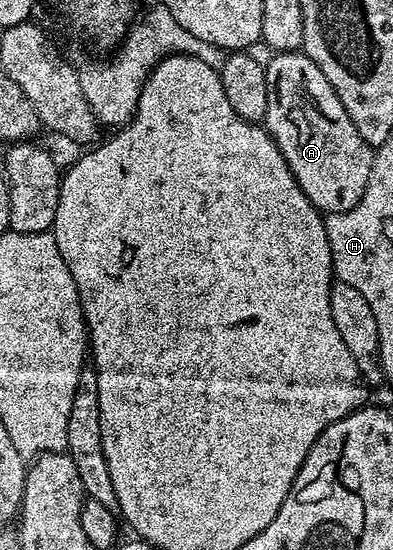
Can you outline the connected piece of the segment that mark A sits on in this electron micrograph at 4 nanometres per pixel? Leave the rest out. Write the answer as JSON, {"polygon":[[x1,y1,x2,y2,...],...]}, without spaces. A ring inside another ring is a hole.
{"polygon":[[278,52,266,66,268,112,264,129,280,148,296,184,323,215,352,208,368,188,374,150,356,132,340,96,324,80,324,72,304,52]]}

